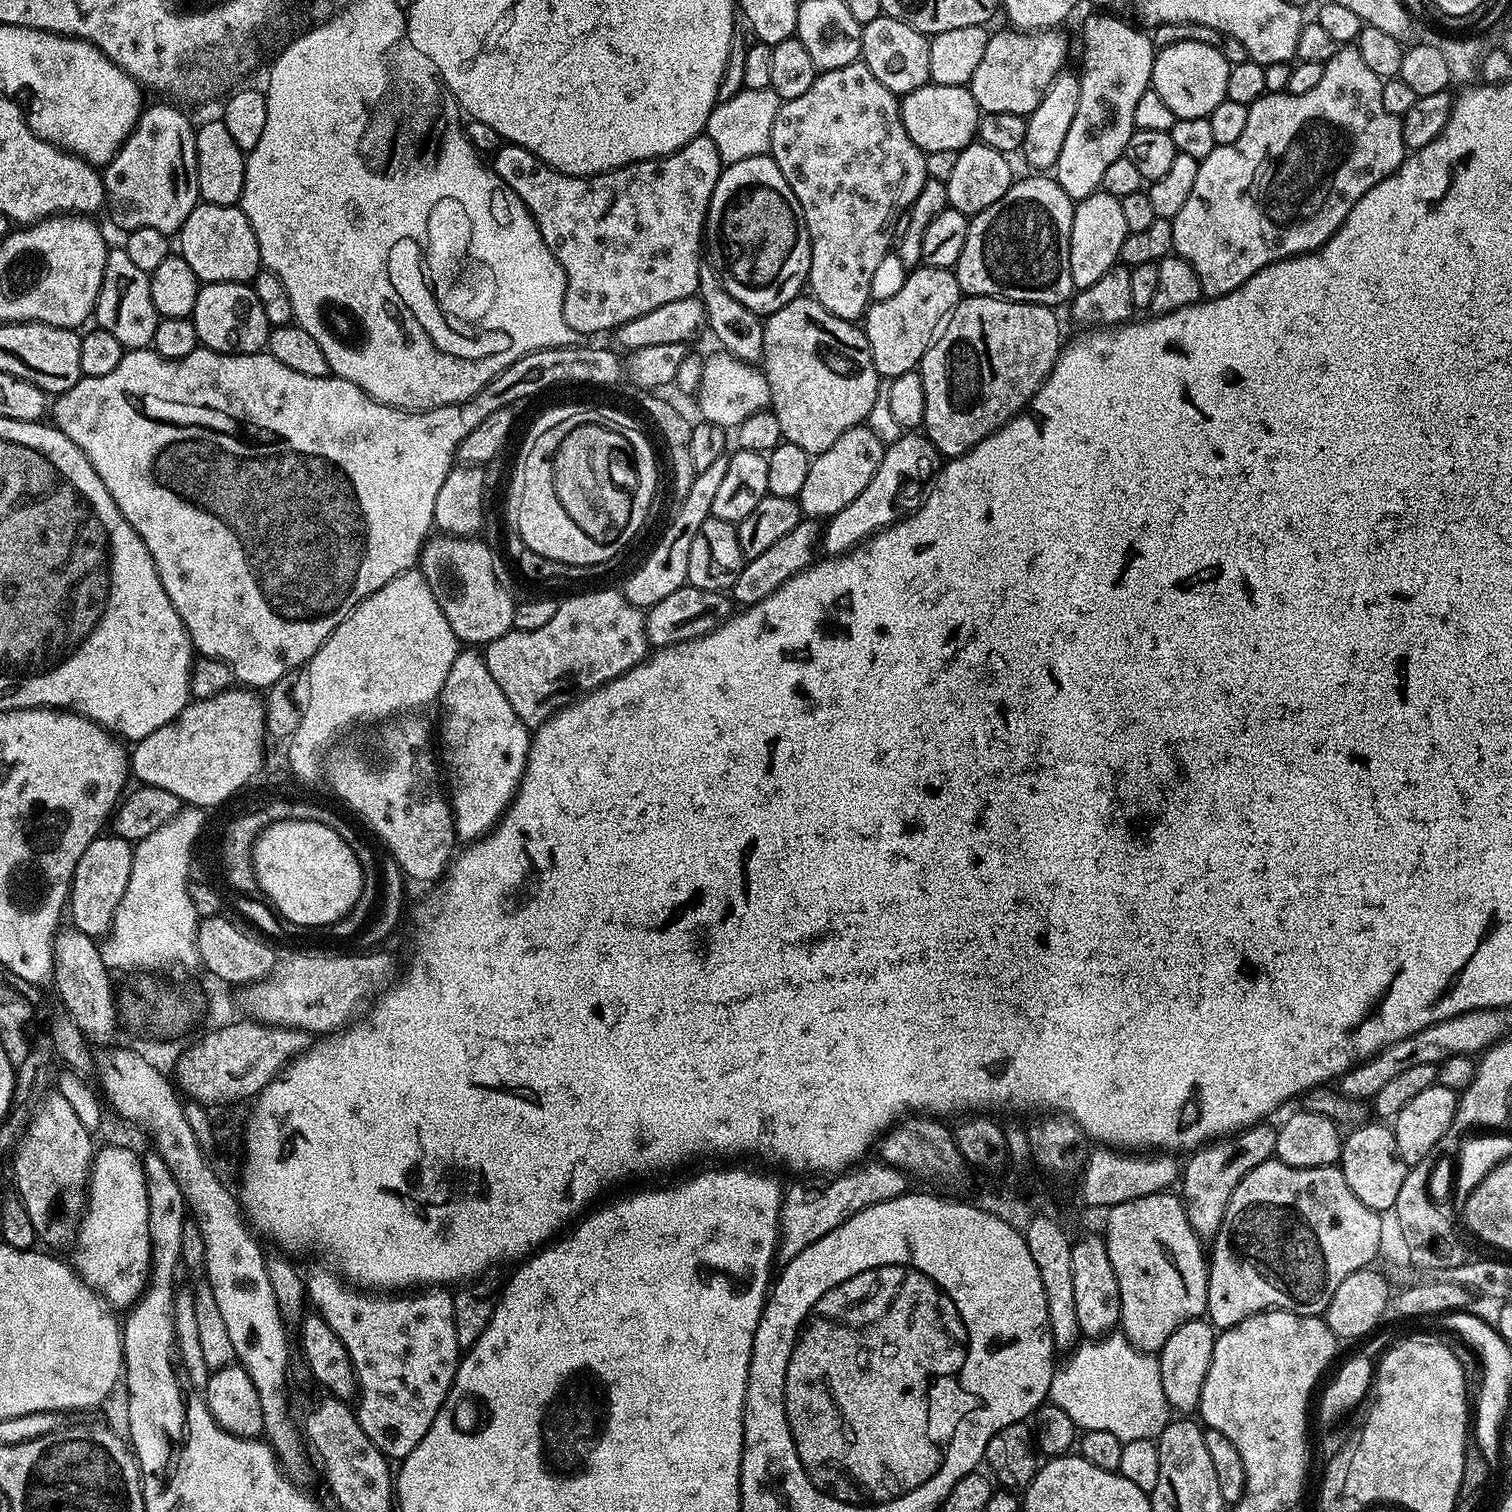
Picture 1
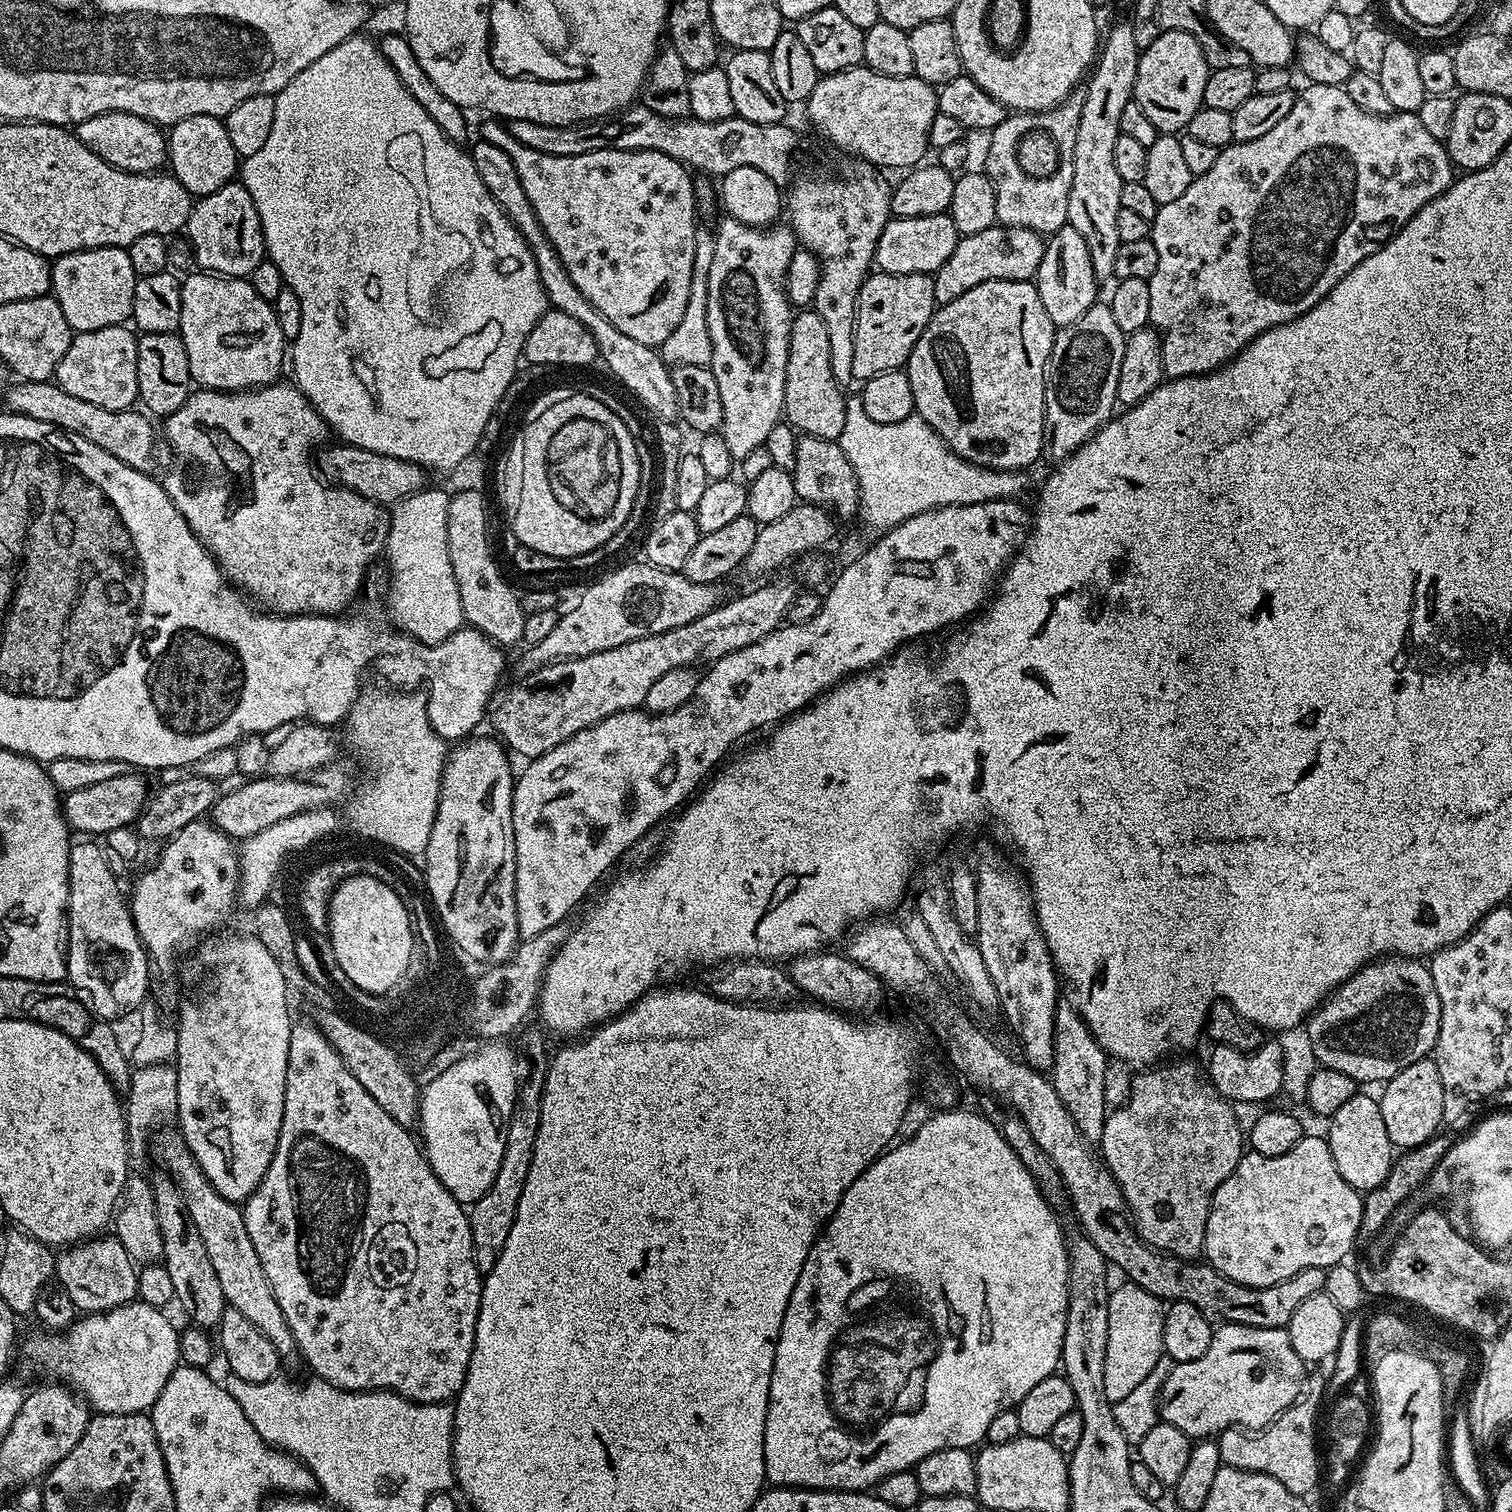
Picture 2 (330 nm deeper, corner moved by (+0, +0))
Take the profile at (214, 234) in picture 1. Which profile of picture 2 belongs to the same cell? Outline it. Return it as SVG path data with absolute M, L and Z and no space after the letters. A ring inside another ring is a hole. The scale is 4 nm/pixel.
M239 182L222 186L222 190L214 190L214 194L199 197L193 203L187 236L192 243L192 252L196 255L195 267L209 274L248 278L254 266L266 258L264 235L258 210L254 210L254 198L250 198L244 185Z

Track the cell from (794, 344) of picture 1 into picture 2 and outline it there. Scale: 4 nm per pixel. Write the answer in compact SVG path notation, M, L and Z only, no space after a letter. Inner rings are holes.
M815 310L797 311L790 330L783 419L797 433L839 441L842 426L846 426L847 405L845 389L834 378L834 370L830 370L830 341L822 318L818 318Z

